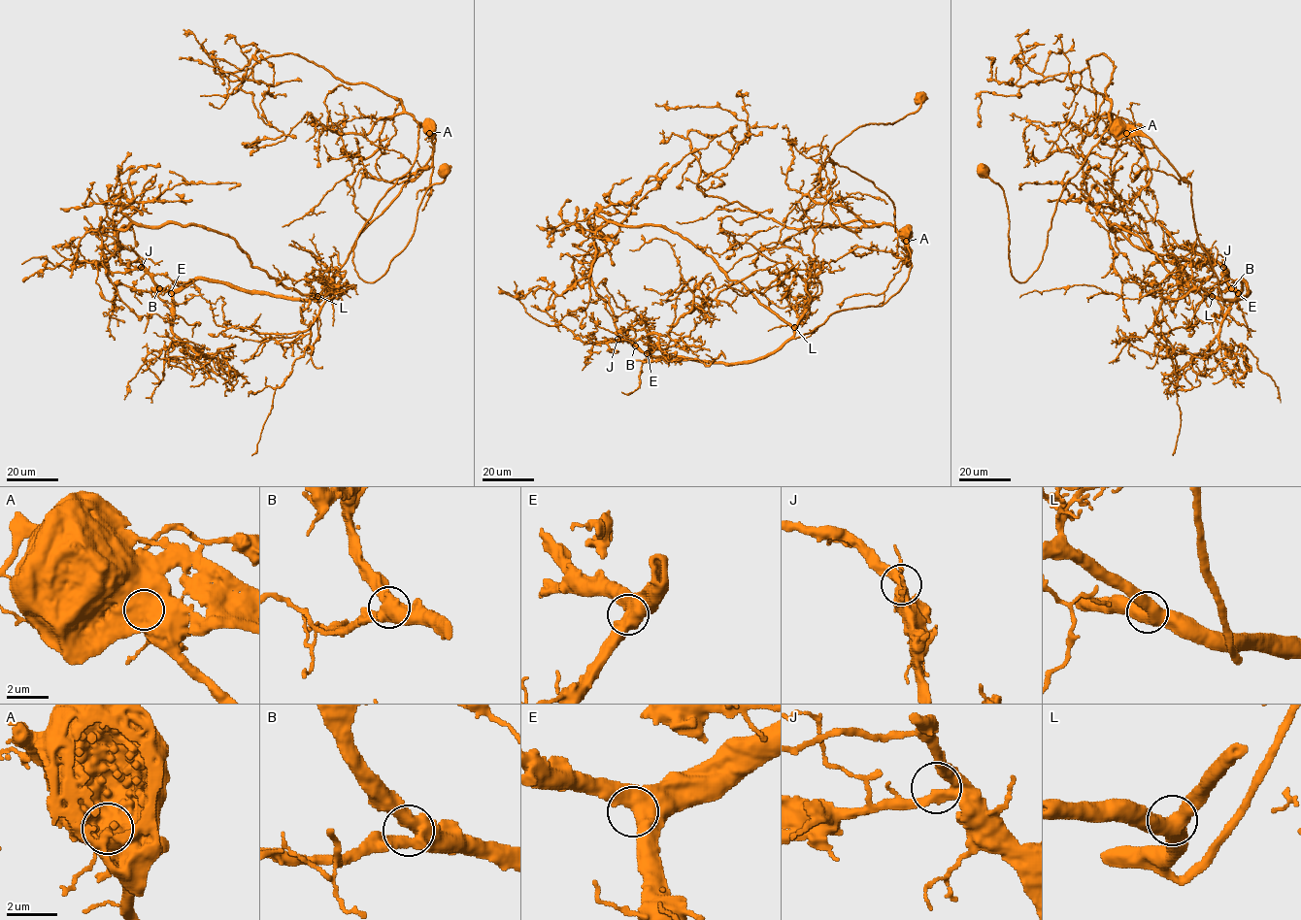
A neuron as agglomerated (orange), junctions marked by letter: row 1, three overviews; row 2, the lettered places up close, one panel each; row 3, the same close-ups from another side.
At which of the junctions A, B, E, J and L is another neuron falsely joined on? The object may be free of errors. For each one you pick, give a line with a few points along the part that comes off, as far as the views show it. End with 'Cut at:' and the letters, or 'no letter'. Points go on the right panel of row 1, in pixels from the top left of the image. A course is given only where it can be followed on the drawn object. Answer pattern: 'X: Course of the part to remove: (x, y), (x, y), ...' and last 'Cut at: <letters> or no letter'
A: Course of the part to remove: (1126, 133), (1109, 114), (1105, 88), (1114, 65), (1103, 53), (1061, 81), (1023, 86), (991, 79), (988, 59)
Cut at: A

